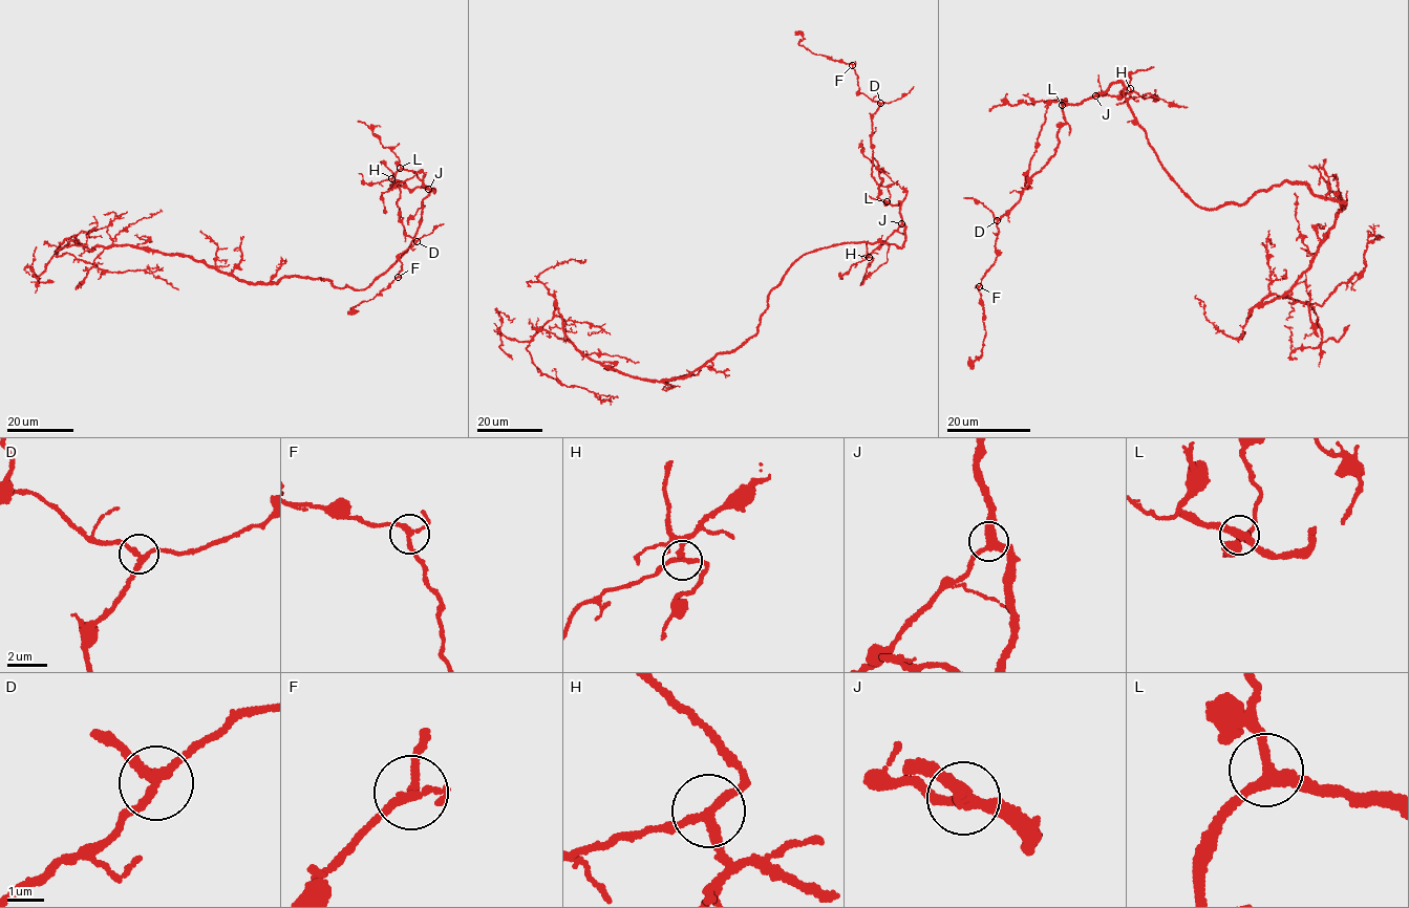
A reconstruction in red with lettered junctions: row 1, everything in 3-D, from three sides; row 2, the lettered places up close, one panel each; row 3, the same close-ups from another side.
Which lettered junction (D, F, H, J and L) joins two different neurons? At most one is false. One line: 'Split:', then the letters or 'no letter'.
Split: no letter

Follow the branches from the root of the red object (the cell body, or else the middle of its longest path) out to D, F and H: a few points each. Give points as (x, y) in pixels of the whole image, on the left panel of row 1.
D: (333, 284), (365, 288), (407, 251), (422, 202), (434, 191), (402, 169), (395, 176), (398, 218), (417, 241)
F: (333, 284), (365, 288), (407, 251), (434, 191), (402, 169), (398, 218), (417, 242), (399, 255), (398, 277)
H: (333, 284), (365, 288), (407, 251), (419, 224), (422, 202), (434, 189), (408, 189), (393, 182), (391, 178)

